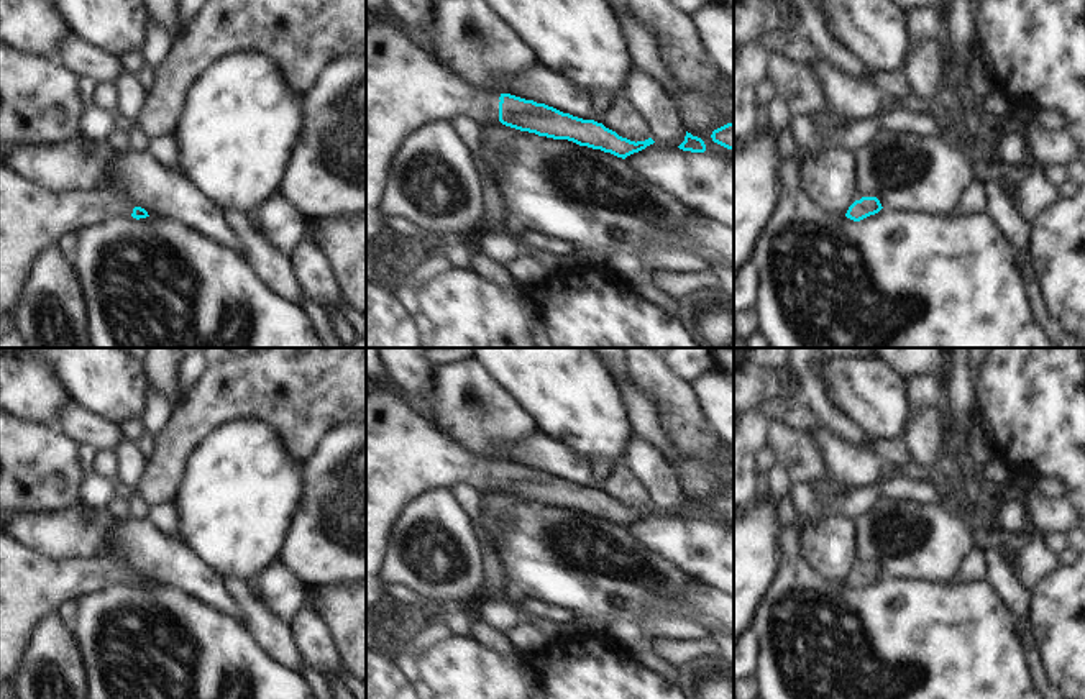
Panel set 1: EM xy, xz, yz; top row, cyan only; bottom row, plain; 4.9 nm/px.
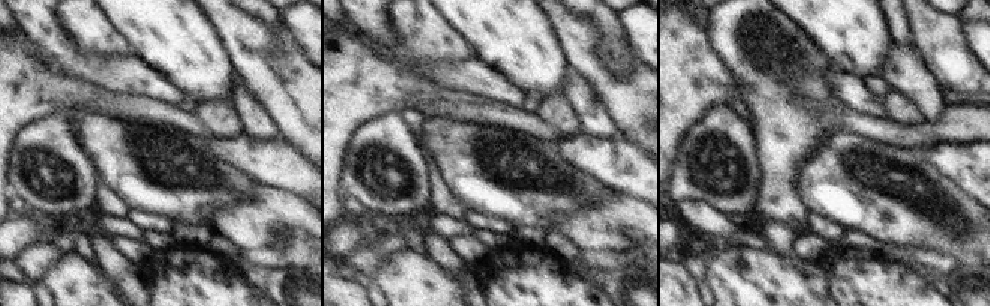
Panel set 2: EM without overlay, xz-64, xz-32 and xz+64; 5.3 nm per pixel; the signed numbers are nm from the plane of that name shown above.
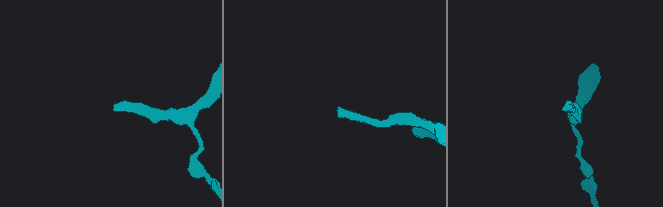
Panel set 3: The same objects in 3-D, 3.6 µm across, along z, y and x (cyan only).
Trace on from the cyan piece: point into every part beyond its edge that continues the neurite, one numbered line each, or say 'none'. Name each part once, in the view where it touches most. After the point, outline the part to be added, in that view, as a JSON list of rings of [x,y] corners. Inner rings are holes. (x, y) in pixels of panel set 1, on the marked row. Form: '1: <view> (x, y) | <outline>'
1: xz (404, 91) | [[[371,18],[366,23],[366,246],[382,228],[381,200],[387,185],[387,171],[394,153],[409,133],[437,120],[456,115],[474,120],[479,126],[499,120],[499,97],[461,79],[456,72],[432,64],[389,20]]]

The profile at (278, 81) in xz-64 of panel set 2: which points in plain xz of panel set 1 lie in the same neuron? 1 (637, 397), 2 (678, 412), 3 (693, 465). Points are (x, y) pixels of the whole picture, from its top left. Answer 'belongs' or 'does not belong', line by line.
1: belongs
2: does not belong
3: belongs

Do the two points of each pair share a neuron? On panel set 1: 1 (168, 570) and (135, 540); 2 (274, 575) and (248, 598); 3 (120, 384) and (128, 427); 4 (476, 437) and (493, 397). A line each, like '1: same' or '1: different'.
1: same
2: different
3: different
4: same

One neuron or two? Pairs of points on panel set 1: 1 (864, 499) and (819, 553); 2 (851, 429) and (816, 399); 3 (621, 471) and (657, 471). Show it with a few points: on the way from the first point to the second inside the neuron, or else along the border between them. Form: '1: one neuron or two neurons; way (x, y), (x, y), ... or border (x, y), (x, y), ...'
1: two neurons; border (854, 520), (821, 517), (810, 524)
2: one neuron; way (841, 424), (823, 409)
3: two neurons; border (622, 460), (642, 484), (650, 504)

